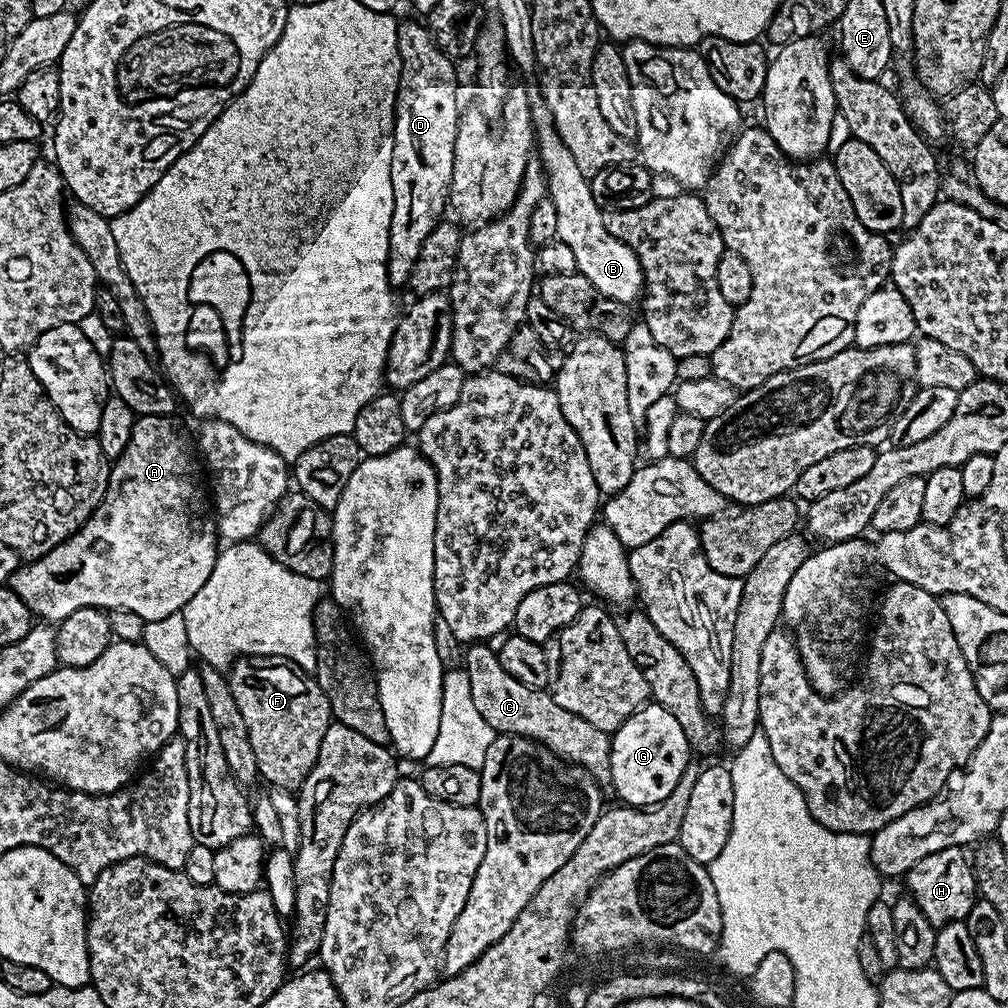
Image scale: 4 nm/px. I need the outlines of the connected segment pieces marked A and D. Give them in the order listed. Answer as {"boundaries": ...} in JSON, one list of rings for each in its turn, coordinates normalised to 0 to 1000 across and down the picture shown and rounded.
{"boundaries":[[[[136,412],[135,422],[129,431],[129,438],[125,442],[125,446],[121,446],[119,453],[110,461],[105,490],[101,494],[101,498],[92,506],[86,518],[69,535],[54,542],[45,552],[31,557],[27,562],[17,563],[16,568],[12,570],[10,582],[16,586],[18,593],[22,593],[22,597],[26,597],[26,601],[32,607],[33,612],[44,617],[62,616],[69,609],[73,609],[73,605],[81,605],[82,603],[102,603],[113,607],[128,607],[129,609],[137,609],[137,613],[146,617],[165,613],[165,609],[183,606],[185,597],[188,597],[188,593],[192,593],[192,589],[196,589],[196,585],[200,585],[204,573],[208,573],[208,565],[212,565],[215,547],[214,518],[208,507],[207,497],[204,495],[204,476],[200,471],[200,464],[196,459],[196,452],[191,441],[190,444],[187,441],[186,431],[179,426],[178,419],[171,413]]],[[[420,23],[396,25],[395,50],[397,51],[397,81],[393,89],[393,110],[391,112],[391,122],[389,124],[389,136],[391,137],[391,149],[389,150],[389,160],[387,161],[387,177],[391,185],[391,208],[389,209],[389,219],[385,229],[385,280],[390,284],[404,283],[407,272],[411,268],[411,260],[415,260],[415,252],[419,248],[419,240],[427,236],[427,232],[438,221],[437,214],[445,205],[444,187],[448,184],[448,174],[450,173],[450,137],[452,136],[452,122],[456,119],[458,103],[452,100],[452,67],[453,64],[441,52],[438,51],[432,42],[429,41],[429,34]]]]}

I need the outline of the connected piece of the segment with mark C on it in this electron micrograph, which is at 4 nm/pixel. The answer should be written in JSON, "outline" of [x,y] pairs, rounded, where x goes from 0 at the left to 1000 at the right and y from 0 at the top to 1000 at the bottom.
{"outline":[[[472,637],[460,648],[459,666],[466,673],[466,688],[470,688],[470,700],[482,716],[493,728],[501,730],[521,730],[542,739],[549,748],[565,758],[573,758],[580,762],[592,775],[604,773],[605,744],[607,736],[604,727],[593,724],[593,720],[585,720],[581,712],[573,712],[573,708],[565,708],[550,696],[547,686],[538,683],[518,681],[514,673],[506,673],[502,665],[498,665],[498,657],[491,646],[484,644],[480,637]]]}

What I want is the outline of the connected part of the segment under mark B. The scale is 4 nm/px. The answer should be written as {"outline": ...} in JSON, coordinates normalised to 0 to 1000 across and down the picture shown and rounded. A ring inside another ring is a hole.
{"outline":[[[528,87],[524,90],[524,99],[527,101],[527,115],[530,128],[530,139],[532,142],[532,153],[537,161],[542,176],[542,190],[544,197],[550,200],[550,206],[553,209],[554,234],[562,244],[569,251],[572,271],[579,273],[591,287],[595,288],[599,294],[607,296],[616,301],[626,303],[638,293],[639,287],[639,269],[636,268],[636,262],[632,254],[619,240],[609,236],[601,226],[600,211],[597,206],[589,199],[587,184],[584,176],[579,175],[569,160],[564,146],[554,133],[552,126],[549,125],[548,110],[542,105],[540,97],[535,88]]]}

